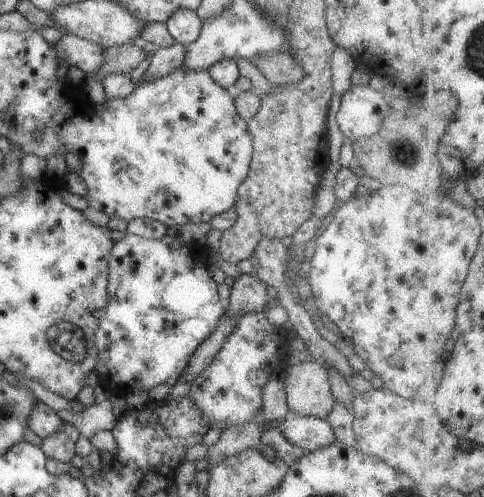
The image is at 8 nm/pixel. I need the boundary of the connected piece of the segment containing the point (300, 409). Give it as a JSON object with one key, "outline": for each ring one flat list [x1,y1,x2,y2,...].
{"outline":[[312,360,301,364,291,362,285,372,289,410,301,417,326,419,336,399,327,368]]}

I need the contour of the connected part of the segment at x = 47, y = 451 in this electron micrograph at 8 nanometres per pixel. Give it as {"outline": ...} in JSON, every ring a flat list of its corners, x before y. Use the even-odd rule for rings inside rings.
{"outline":[[64,423,57,433,42,439,40,448,48,459,68,464,76,453,75,444,79,436,80,431,73,424]]}

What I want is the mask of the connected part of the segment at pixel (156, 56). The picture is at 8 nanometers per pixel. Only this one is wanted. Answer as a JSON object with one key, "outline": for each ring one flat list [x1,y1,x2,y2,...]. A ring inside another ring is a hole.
{"outline":[[174,43,167,47,160,47,148,58,149,67,141,76,142,83,149,83,165,77,183,66,186,49,182,43]]}

